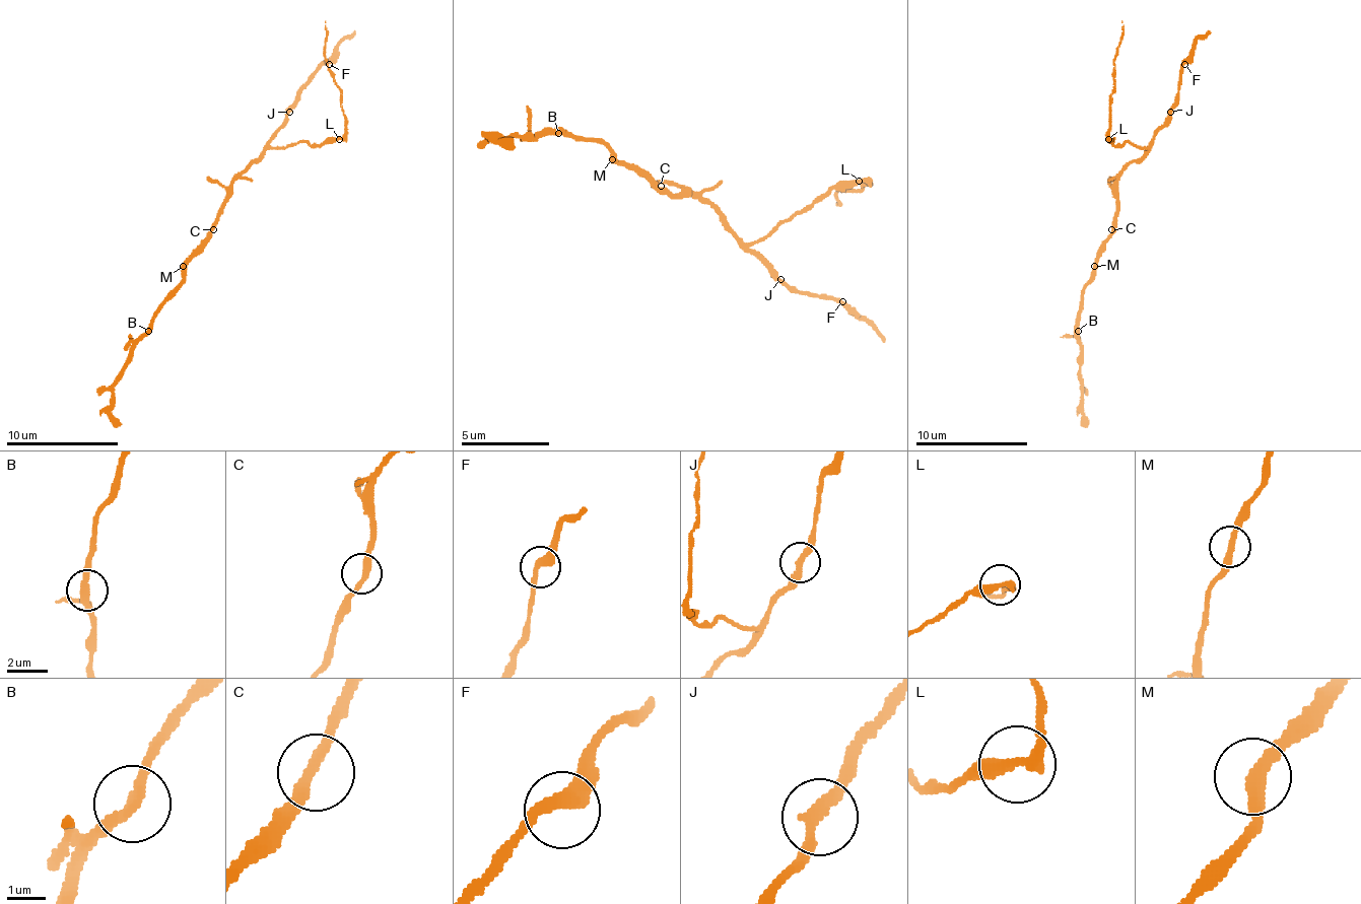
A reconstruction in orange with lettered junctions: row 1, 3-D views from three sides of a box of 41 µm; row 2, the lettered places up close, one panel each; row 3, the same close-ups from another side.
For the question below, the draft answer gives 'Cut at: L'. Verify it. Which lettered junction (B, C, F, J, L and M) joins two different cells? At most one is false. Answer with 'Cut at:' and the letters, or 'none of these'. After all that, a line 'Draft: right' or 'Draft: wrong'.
Cut at: L
Draft: right

